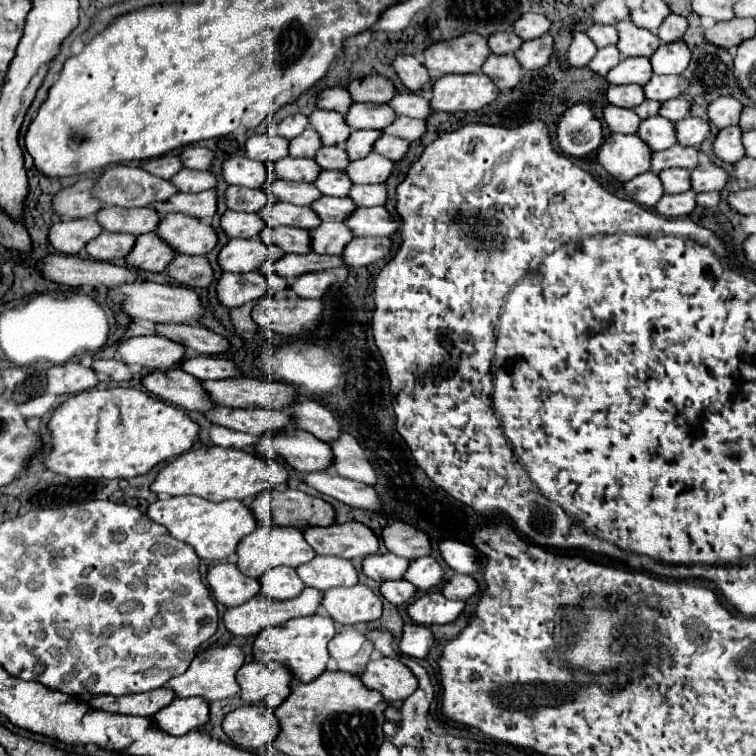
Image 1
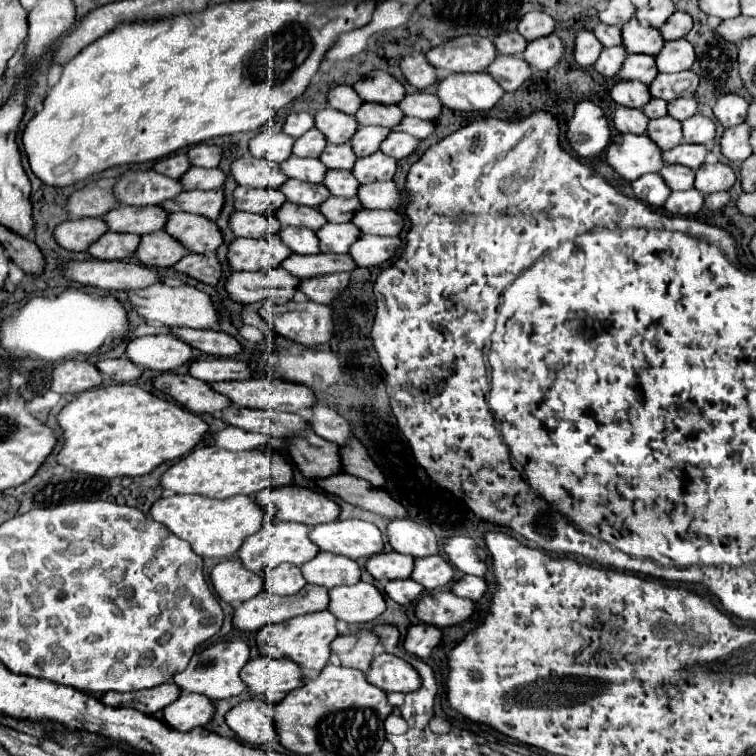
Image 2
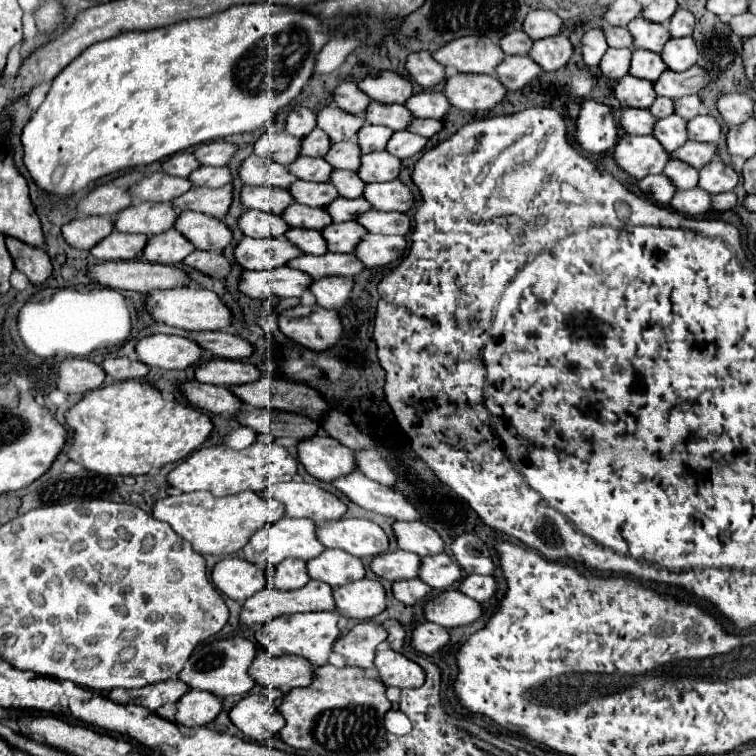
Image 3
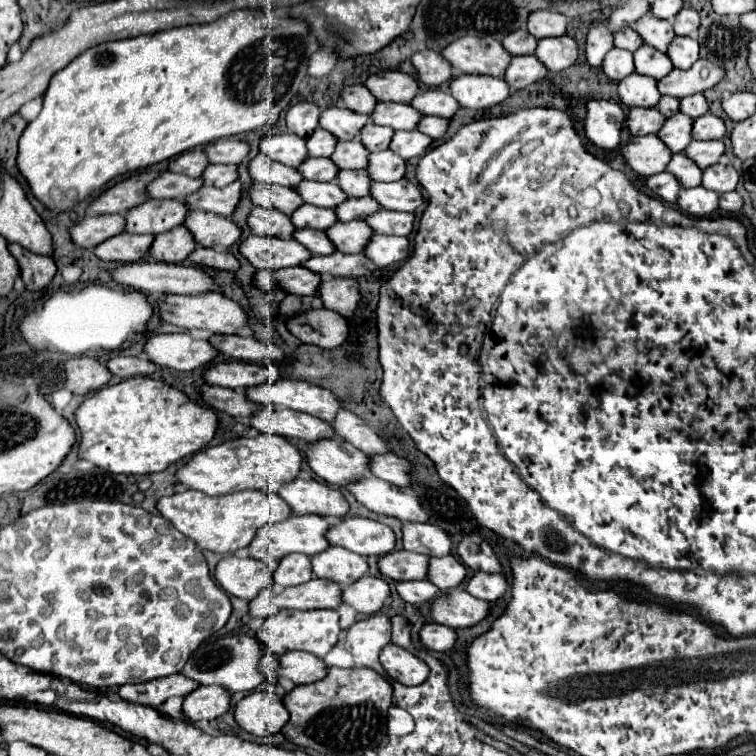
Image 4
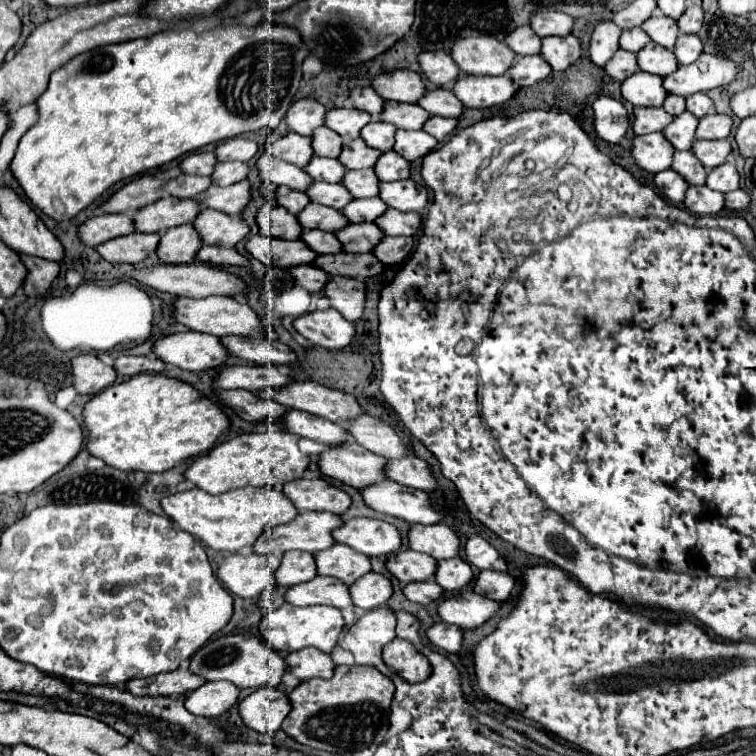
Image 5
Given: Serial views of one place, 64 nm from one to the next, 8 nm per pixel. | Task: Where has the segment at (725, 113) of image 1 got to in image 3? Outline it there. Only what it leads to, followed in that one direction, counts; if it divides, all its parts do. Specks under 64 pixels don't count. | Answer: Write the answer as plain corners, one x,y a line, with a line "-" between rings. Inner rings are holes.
724,94
718,98
718,112
726,124
736,126
752,116
752,100
746,94

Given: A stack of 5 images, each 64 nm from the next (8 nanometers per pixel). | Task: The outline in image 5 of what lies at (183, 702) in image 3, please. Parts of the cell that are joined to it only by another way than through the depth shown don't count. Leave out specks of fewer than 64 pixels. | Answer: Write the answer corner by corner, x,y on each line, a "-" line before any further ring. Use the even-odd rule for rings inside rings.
206,682
186,696
186,710
194,716
218,718
238,702
238,688
228,682

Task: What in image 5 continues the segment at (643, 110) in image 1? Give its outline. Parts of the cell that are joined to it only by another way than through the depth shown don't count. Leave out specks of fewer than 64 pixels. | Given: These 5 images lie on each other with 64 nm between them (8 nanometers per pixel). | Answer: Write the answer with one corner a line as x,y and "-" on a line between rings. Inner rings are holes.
666,96
662,108
672,114
672,116
678,116
680,112
684,112
684,98
682,96

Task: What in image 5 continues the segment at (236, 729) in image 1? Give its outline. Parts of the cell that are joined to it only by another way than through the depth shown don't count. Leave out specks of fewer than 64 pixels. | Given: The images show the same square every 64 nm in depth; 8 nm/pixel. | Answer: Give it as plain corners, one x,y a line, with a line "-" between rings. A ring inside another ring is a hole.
258,688
250,696
238,702
238,712
242,722
262,734
274,734
280,730
284,718
290,712
290,704
284,692
274,688

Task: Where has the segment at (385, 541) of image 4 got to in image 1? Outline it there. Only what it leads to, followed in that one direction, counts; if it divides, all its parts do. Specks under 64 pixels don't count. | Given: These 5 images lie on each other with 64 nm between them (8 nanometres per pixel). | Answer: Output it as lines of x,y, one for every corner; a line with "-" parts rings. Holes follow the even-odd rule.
344,522
330,526
316,526
304,530
304,540
320,556
338,556
338,558
364,558
378,552
378,536
362,522

